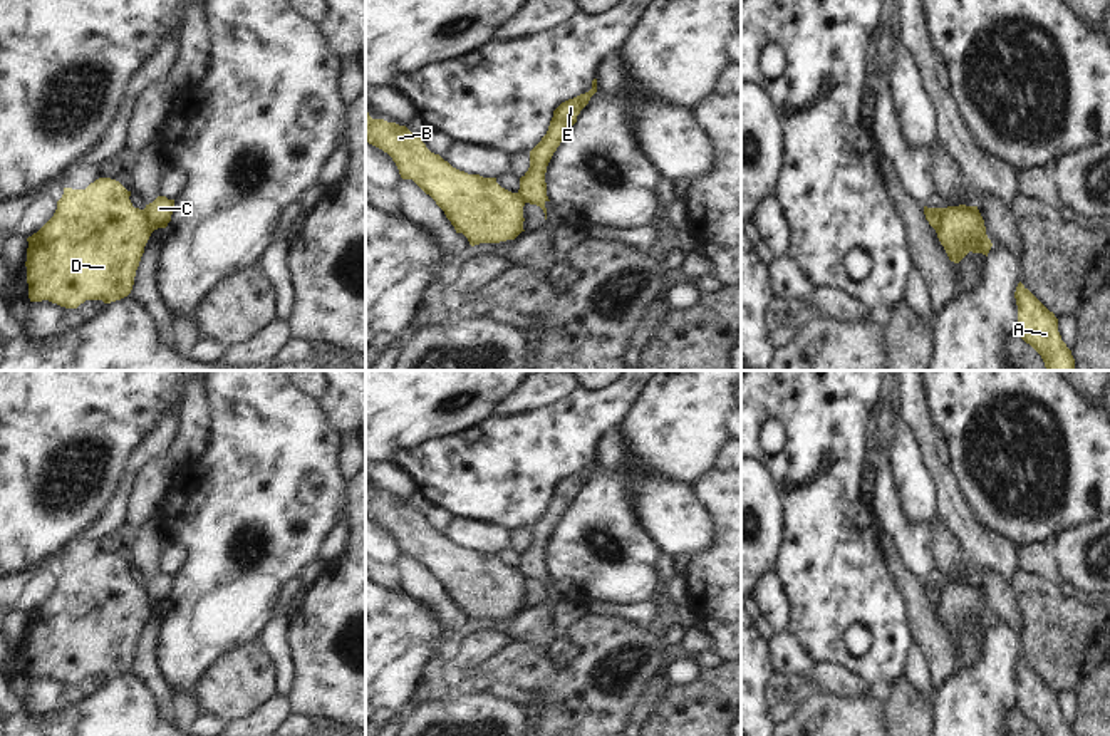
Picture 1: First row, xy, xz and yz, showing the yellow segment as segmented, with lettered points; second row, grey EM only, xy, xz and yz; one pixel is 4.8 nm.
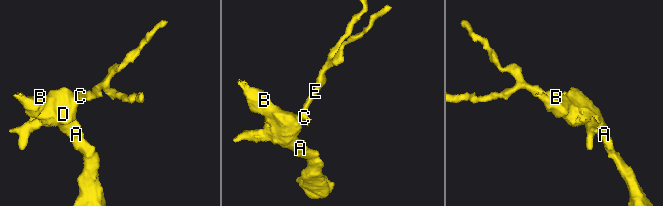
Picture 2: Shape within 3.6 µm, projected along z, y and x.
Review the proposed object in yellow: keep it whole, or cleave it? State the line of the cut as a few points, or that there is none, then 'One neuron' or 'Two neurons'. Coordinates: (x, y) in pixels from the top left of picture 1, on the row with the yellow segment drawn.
Split along yz (946, 208), (943, 223), (936, 230). Two neurons.

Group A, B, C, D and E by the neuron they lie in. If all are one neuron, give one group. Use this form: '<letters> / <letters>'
A B D / C E

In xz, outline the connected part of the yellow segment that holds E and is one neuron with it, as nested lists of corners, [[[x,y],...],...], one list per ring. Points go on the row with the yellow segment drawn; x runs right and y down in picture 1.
[[[597,79],[592,80],[592,89],[573,99],[562,102],[550,121],[547,134],[530,151],[530,168],[520,178],[518,196],[521,201],[537,205],[543,210],[547,220],[545,203],[550,201],[547,196],[545,173],[547,166],[565,137],[567,131],[577,122],[577,116],[589,104],[590,97],[597,92]]]

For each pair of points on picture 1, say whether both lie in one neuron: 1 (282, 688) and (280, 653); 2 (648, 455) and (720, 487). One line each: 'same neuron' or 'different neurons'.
1: same neuron
2: different neurons

